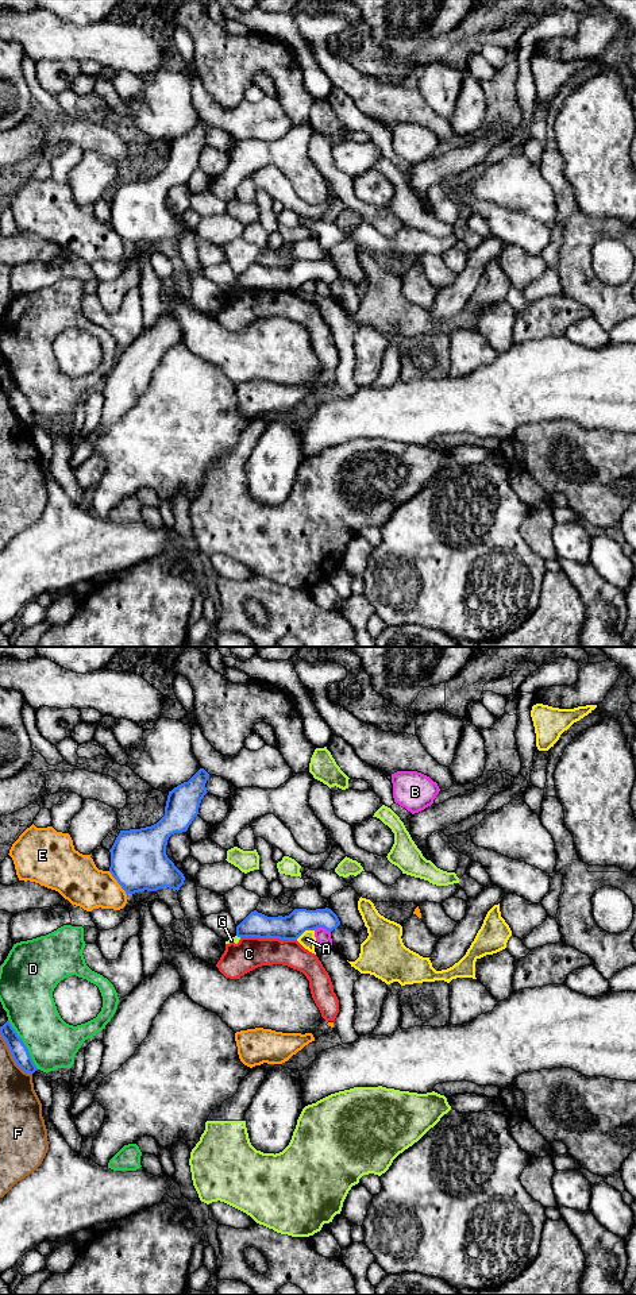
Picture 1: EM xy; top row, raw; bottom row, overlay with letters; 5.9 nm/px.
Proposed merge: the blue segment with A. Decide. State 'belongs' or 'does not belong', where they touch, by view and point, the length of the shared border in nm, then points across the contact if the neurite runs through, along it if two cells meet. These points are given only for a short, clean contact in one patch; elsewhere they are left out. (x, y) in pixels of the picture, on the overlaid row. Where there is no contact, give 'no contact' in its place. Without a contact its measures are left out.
does not belong | xy (304, 931) | 130 nm | along xy (313, 929), (305, 929), (296, 939)

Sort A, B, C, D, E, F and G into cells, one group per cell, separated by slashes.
A / B / C / D / E / F / G

